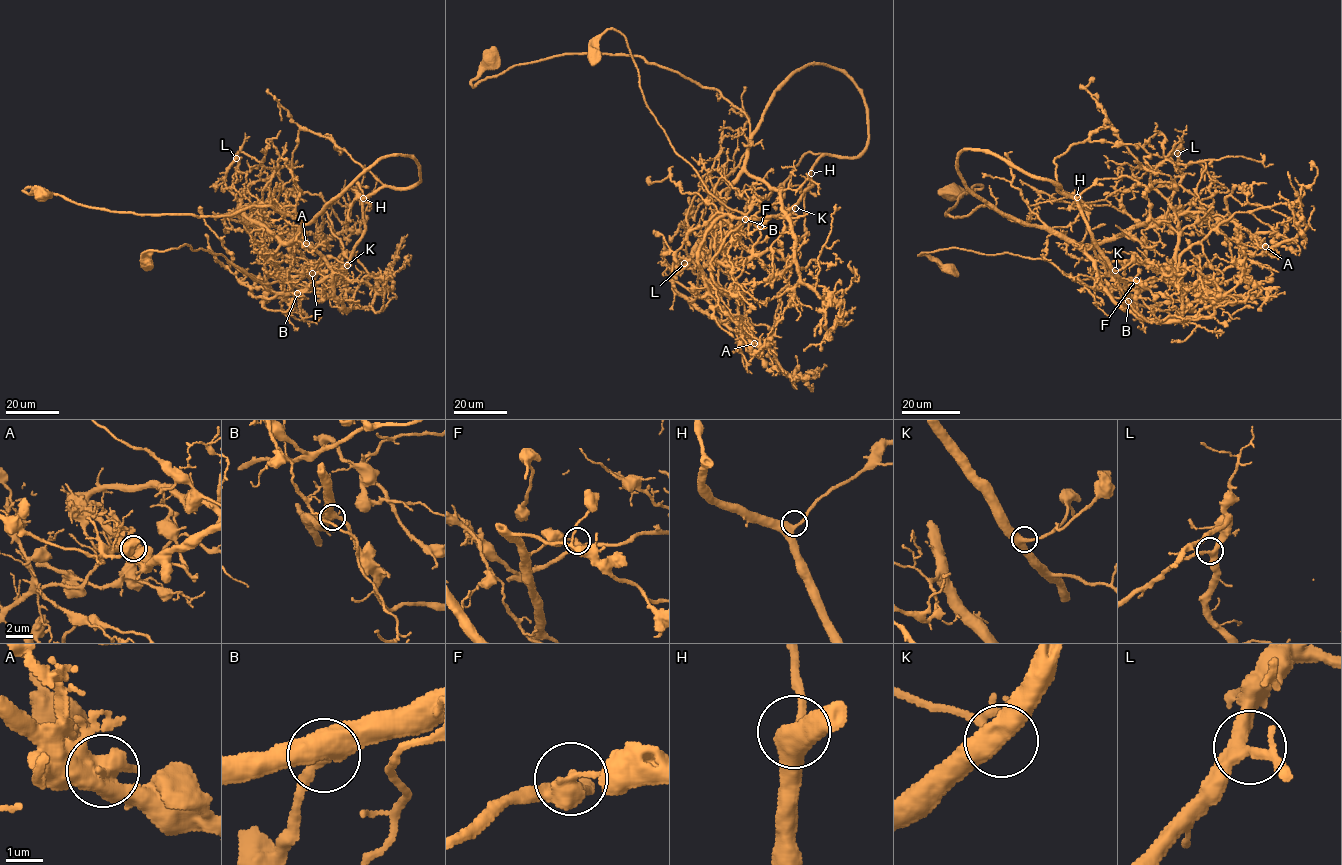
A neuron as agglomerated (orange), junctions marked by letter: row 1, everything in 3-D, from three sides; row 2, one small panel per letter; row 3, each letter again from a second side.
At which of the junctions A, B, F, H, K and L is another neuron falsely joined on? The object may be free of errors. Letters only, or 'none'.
A

